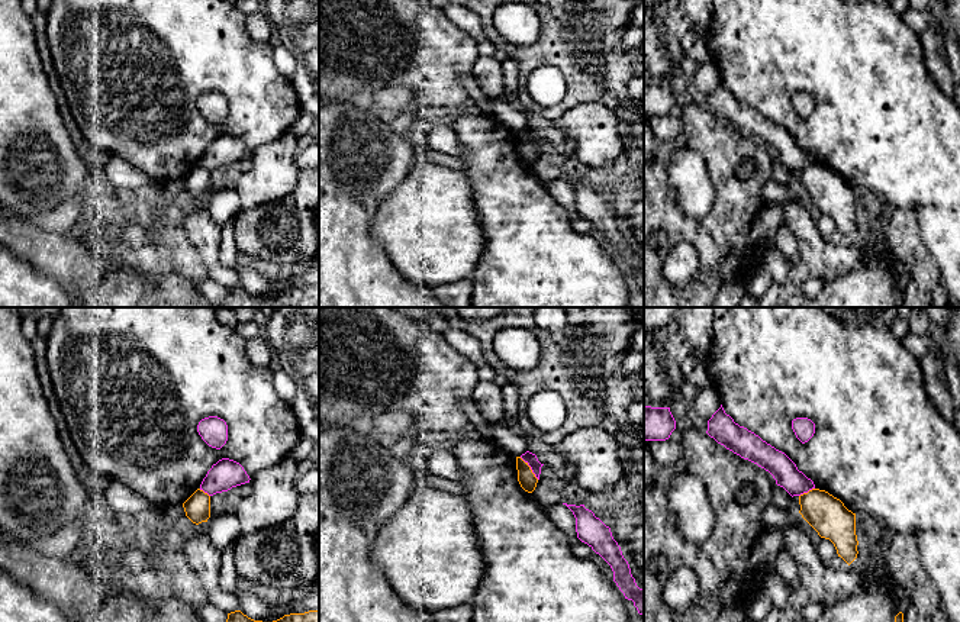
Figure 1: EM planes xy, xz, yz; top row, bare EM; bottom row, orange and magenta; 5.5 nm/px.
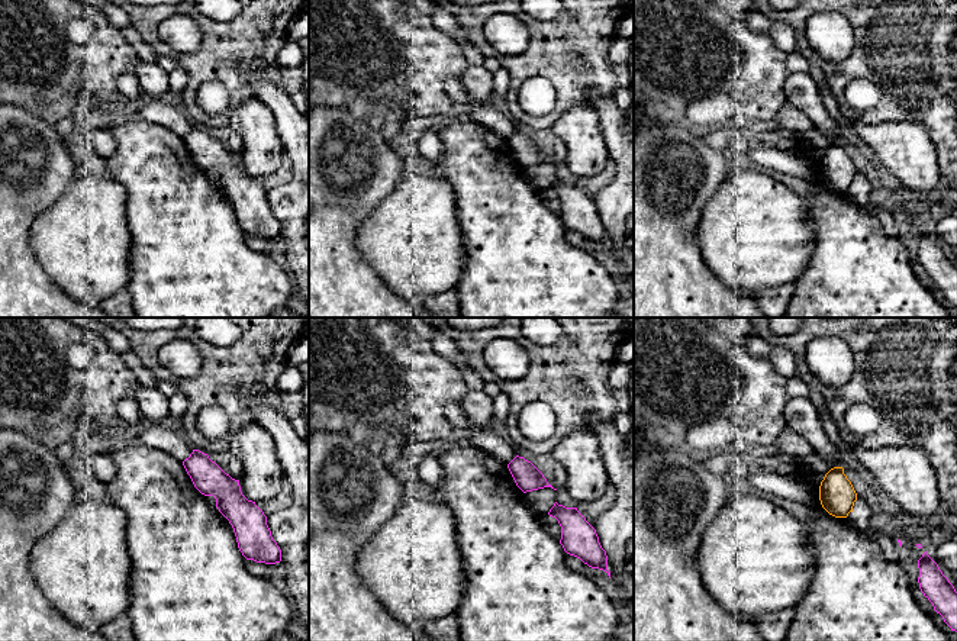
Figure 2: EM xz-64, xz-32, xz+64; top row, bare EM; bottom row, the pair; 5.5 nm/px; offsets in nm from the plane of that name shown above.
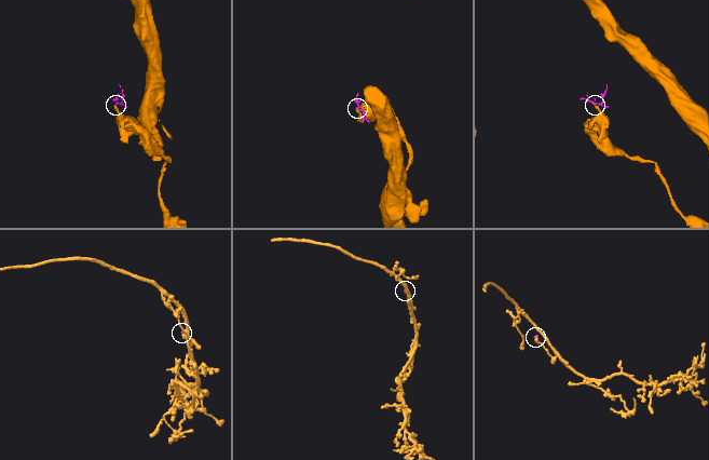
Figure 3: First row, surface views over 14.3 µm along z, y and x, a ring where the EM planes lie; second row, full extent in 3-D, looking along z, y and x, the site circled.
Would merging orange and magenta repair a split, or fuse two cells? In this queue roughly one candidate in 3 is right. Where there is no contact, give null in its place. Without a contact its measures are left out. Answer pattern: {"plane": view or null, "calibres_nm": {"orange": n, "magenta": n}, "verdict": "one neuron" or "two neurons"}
{"plane": "xz", "calibres_nm": {"orange": 100, "magenta": 70}, "verdict": "two neurons"}

